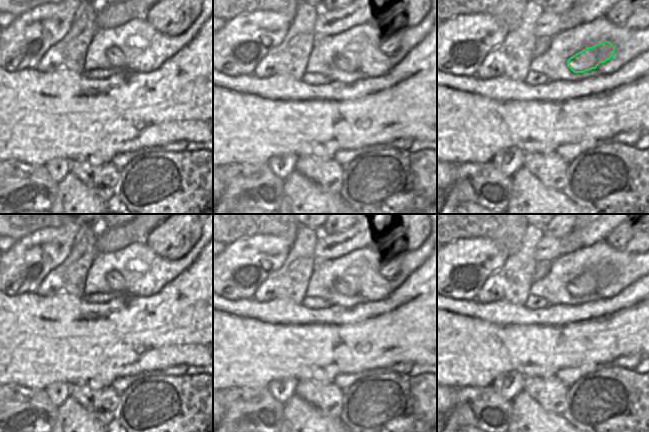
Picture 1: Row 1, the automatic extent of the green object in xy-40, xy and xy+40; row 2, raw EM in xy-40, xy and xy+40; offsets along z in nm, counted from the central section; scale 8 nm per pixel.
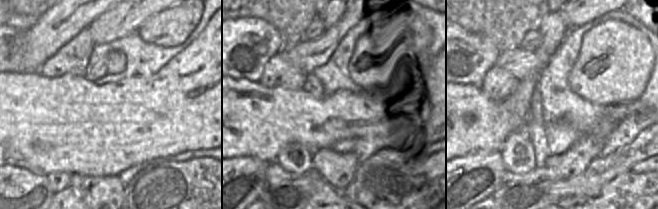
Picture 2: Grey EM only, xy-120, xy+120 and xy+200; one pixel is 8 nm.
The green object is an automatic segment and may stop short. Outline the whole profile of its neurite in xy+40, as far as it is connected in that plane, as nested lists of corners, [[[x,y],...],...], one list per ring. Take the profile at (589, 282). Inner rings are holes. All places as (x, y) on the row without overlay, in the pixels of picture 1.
[[[610,265],[586,271],[567,284],[567,290],[574,297],[584,297],[596,293],[600,287],[611,283],[615,278],[615,270]]]

